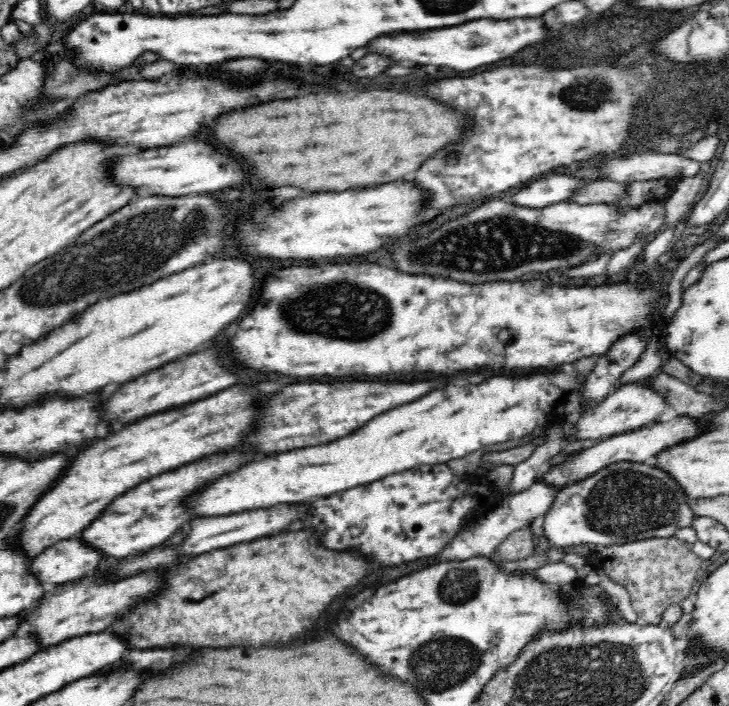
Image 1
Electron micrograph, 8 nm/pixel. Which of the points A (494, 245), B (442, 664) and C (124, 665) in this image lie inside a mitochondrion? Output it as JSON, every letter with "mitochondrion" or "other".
{"A":"mitochondrion","B":"mitochondrion","C":"other"}

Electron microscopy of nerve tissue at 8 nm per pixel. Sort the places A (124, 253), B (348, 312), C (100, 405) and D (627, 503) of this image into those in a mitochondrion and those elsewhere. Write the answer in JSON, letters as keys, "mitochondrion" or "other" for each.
{"A":"mitochondrion","B":"mitochondrion","C":"other","D":"mitochondrion"}

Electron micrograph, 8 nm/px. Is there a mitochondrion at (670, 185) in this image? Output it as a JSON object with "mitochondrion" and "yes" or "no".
{"mitochondrion":"no"}

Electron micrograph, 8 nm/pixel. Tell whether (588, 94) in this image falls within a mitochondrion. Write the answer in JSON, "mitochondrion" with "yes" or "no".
{"mitochondrion":"yes"}

